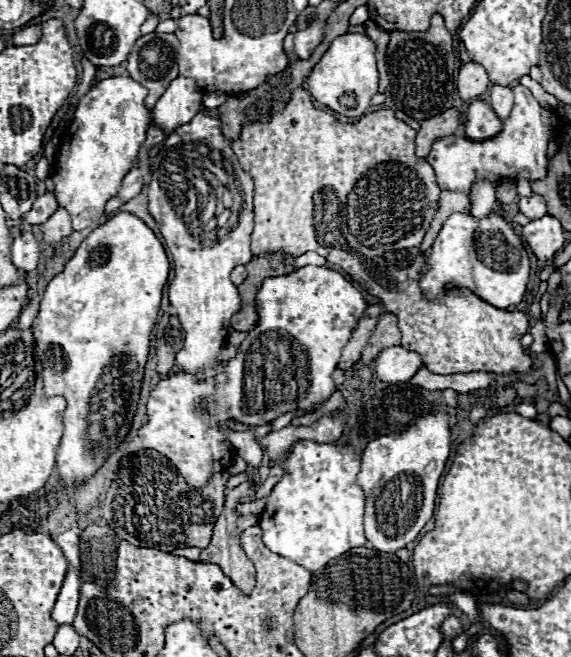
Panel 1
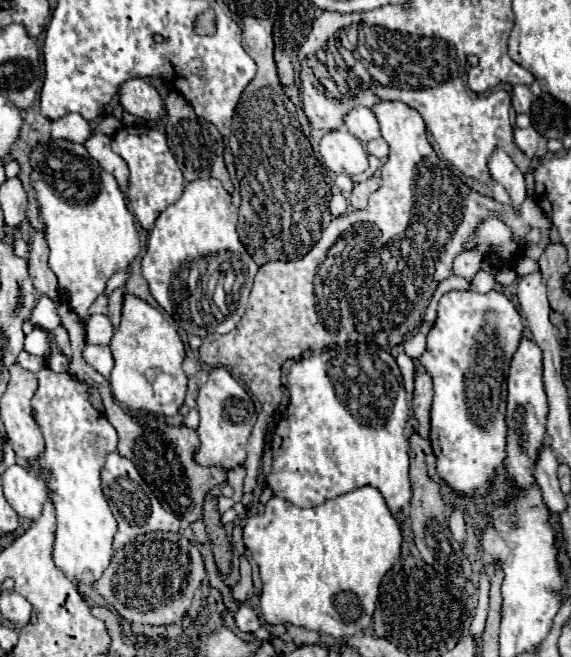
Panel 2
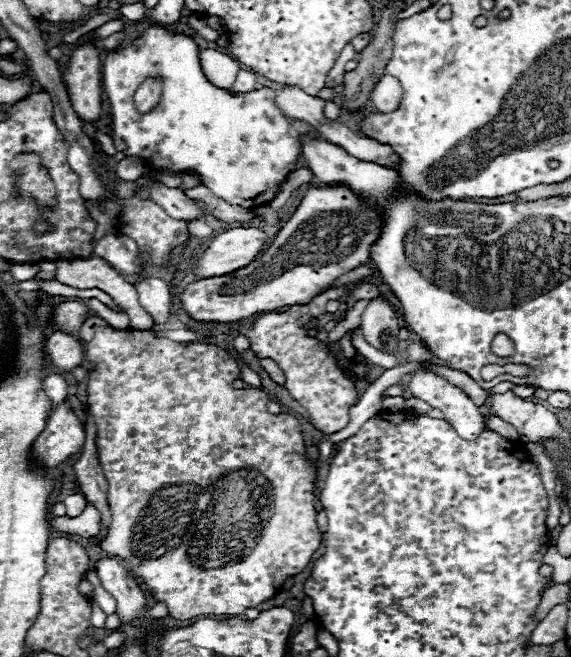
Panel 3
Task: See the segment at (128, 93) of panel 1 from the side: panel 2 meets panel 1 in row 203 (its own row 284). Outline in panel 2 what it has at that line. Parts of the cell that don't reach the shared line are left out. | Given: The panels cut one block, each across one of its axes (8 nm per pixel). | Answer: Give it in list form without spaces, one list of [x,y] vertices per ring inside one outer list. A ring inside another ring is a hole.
[[[48,140],[30,154],[32,162],[32,186],[36,190],[38,204],[42,208],[42,220],[46,226],[46,240],[50,246],[50,268],[58,278],[58,288],[66,294],[68,306],[78,314],[82,322],[90,318],[90,304],[104,294],[106,282],[120,270],[126,270],[140,252],[140,238],[134,224],[134,216],[126,206],[126,198],[108,172],[88,156],[82,144],[68,140]]]

